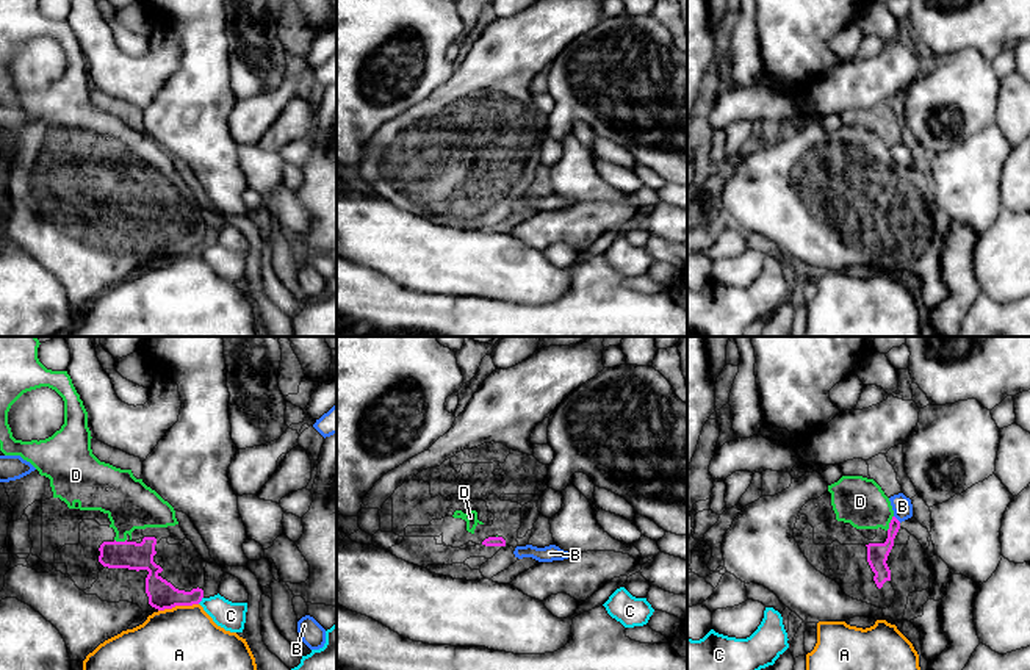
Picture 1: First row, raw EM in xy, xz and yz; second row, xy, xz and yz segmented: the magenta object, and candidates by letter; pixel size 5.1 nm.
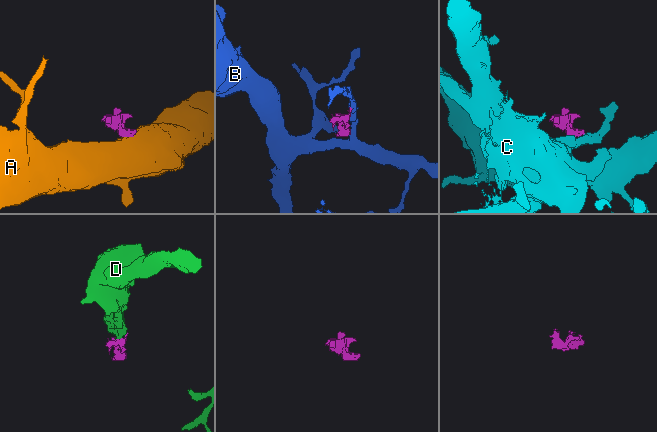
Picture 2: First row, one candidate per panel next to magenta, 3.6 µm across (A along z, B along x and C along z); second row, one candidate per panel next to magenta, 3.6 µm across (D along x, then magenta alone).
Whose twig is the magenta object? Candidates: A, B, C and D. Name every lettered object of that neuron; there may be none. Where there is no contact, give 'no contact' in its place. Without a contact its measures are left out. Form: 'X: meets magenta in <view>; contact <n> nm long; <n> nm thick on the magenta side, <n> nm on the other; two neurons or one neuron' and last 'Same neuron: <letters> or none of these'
A: meets magenta in xy; contact 220 nm long; 140 nm thick on the magenta side, 480 nm on the other; two neurons
B: meets magenta in yz; contact 50 nm long; 110 nm thick on the magenta side, 100 nm on the other; two neurons
C: meets magenta in xy; contact 50 nm long; 140 nm thick on the magenta side, 140 nm on the other; two neurons
D: meets magenta in yz; contact 90 nm long; 110 nm thick on the magenta side, 260 nm on the other; one neuron
Same neuron: D

